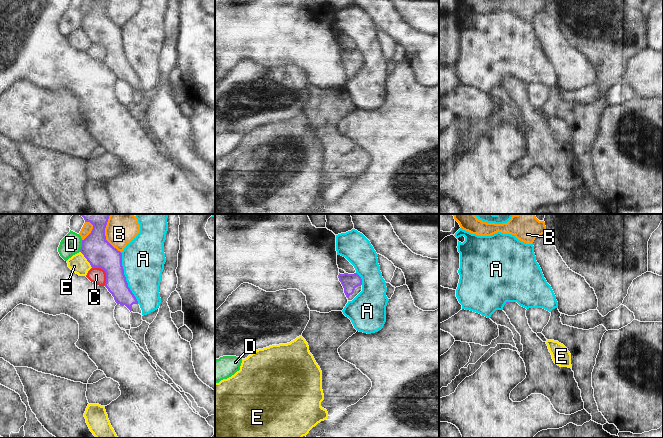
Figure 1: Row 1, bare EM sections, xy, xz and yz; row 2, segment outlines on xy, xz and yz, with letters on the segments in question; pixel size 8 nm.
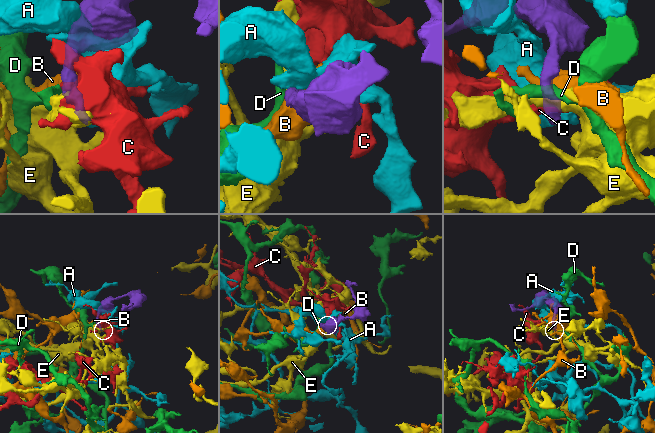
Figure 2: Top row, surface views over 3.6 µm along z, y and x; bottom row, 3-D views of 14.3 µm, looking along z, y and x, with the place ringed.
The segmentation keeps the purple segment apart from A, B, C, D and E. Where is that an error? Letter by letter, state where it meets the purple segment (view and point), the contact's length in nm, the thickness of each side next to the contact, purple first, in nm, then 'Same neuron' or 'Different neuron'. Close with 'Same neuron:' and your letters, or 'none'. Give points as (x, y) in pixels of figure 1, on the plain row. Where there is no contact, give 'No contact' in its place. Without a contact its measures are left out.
A: Touches purple at xy (125, 54). Shared border 440 nm. Thickness 200 nm (purple) against 340 nm. Different neuron
B: Touches purple at xy (105, 15). Shared border 260 nm. Thickness 220 nm (purple) against 190 nm. Different neuron
C: Touches purple at xy (105, 48). Shared border 180 nm. Thickness 220 nm (purple) against 130 nm. Different neuron
D: Touches purple at xy (82, 22). Shared border 100 nm. Thickness 220 nm (purple) against 160 nm. Different neuron
E: Touches purple at xy (86, 34). Shared border 170 nm. Thickness 220 nm (purple) against 150 nm. Different neuron
Same neuron: none.

